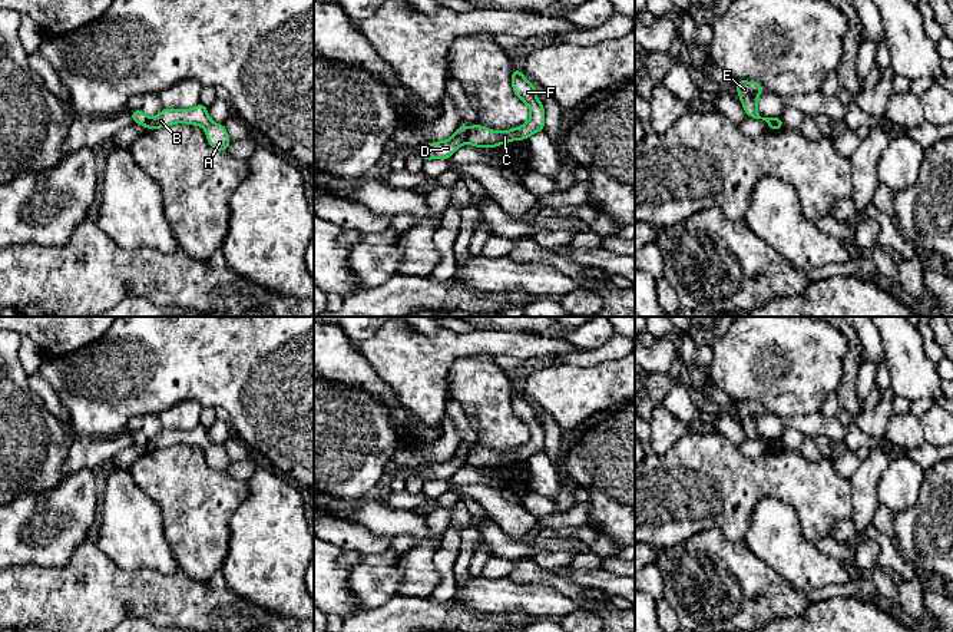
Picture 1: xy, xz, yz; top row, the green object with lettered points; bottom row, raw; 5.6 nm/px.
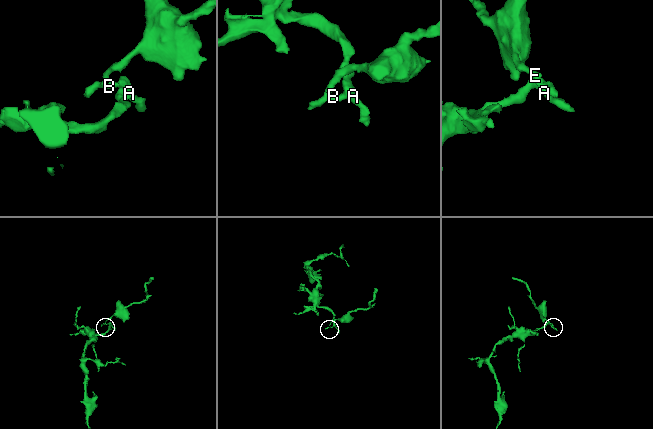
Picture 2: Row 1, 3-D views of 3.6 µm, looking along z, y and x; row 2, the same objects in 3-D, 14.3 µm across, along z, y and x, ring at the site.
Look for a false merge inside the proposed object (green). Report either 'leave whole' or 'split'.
split

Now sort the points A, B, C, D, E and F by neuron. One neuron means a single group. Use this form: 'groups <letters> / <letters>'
groups A B C F / D E

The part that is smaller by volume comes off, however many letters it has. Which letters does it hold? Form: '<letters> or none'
D, E

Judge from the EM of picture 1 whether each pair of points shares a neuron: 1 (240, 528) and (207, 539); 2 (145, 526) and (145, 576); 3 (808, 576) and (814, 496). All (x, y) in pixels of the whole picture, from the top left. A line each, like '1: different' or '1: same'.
1: different
2: different
3: different

